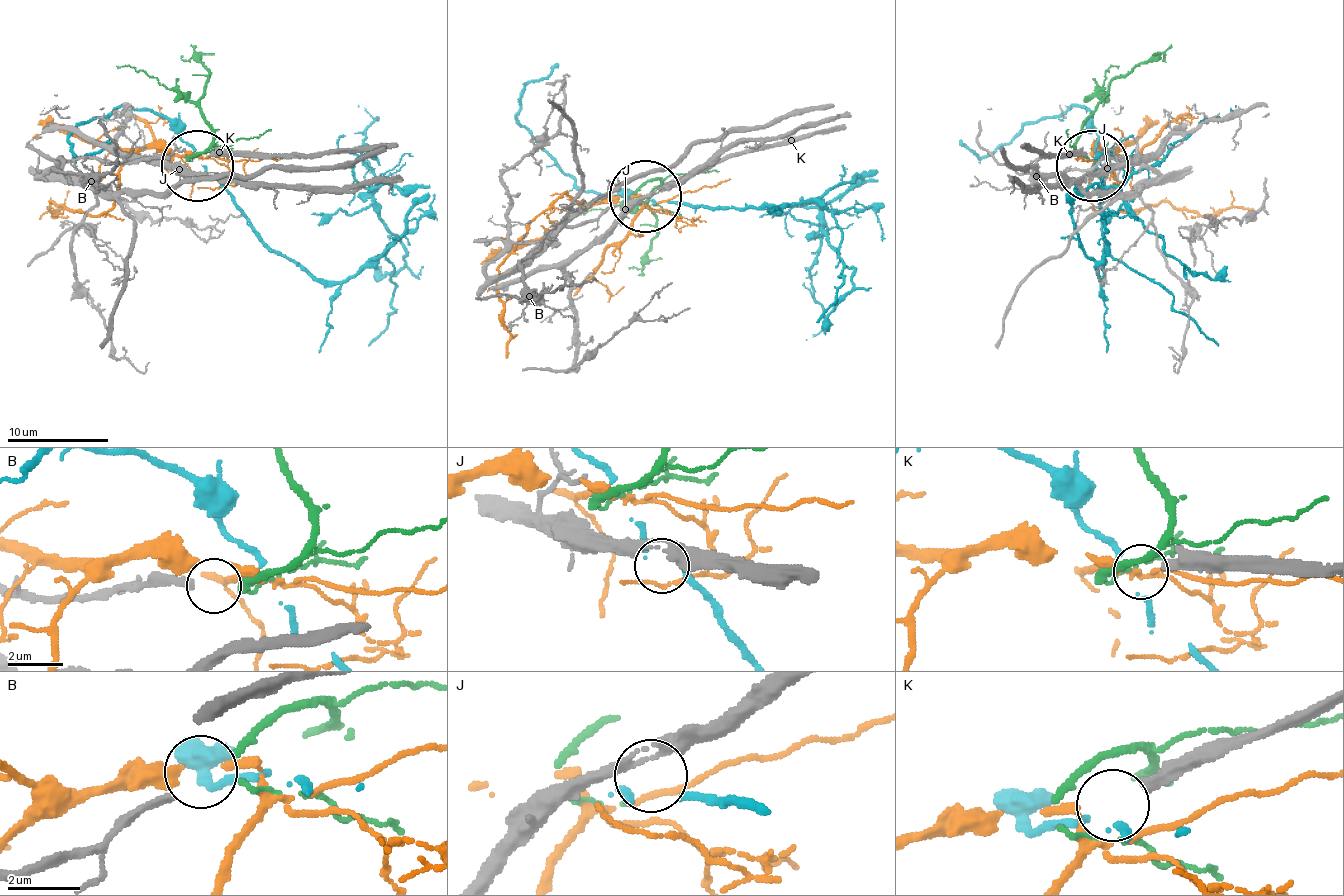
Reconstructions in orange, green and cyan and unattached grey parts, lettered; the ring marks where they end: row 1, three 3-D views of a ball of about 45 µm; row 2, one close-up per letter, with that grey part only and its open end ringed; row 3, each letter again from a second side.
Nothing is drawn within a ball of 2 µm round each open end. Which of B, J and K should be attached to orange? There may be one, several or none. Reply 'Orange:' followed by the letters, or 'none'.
Orange: K

